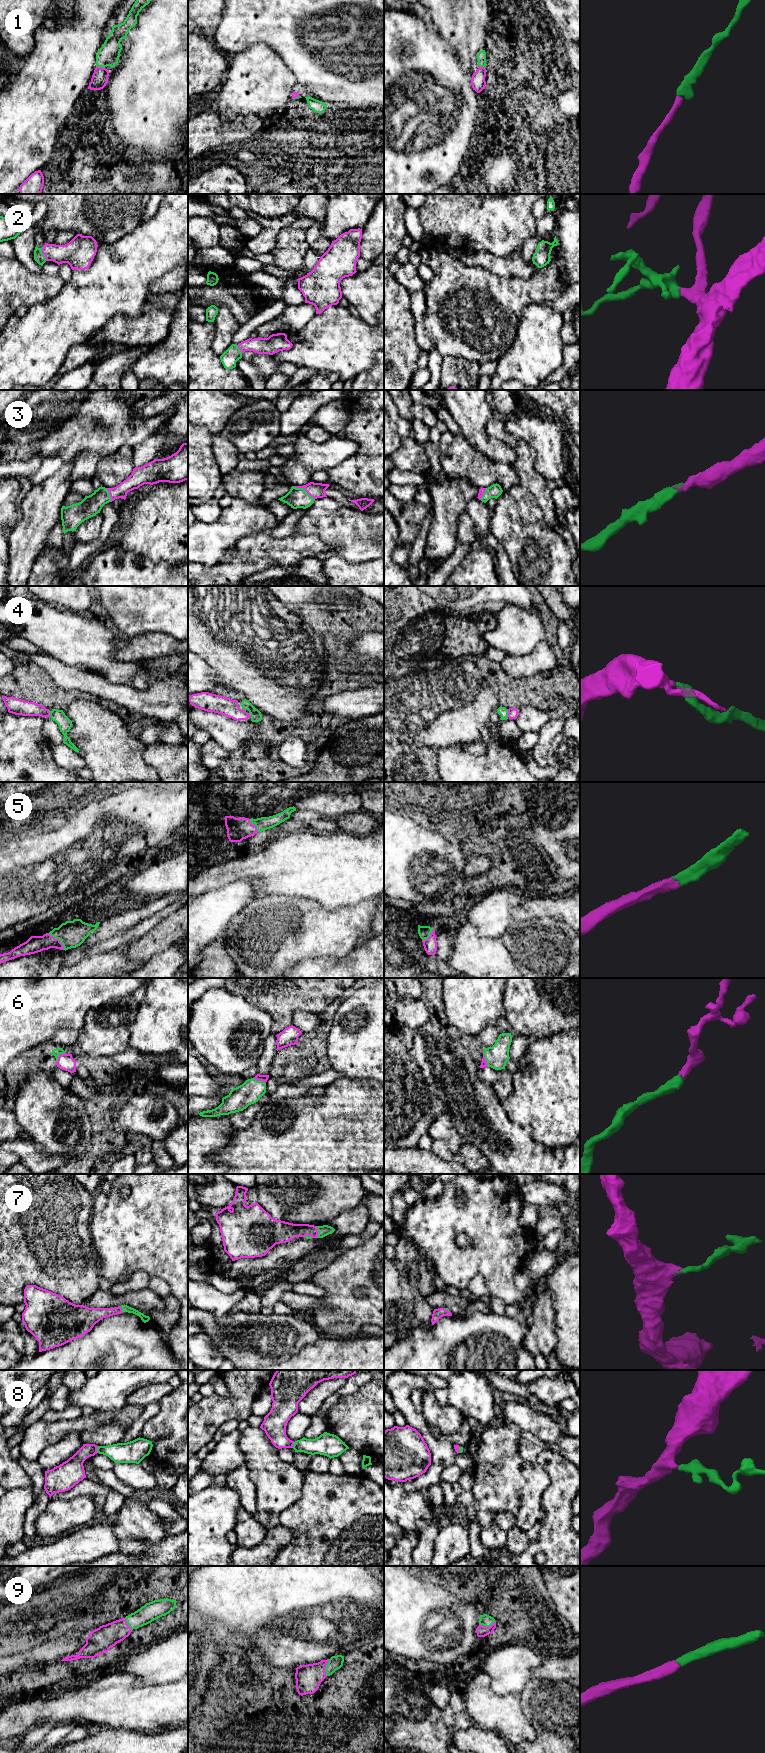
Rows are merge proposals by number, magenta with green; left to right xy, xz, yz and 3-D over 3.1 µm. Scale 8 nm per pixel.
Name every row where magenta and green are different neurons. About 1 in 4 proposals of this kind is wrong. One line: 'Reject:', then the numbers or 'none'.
Reject: none

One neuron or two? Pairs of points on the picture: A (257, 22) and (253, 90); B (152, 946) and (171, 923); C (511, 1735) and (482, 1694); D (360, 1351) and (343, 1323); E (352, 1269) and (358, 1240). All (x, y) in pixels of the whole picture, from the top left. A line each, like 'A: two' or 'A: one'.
A: two
B: one
C: one
D: two
E: two

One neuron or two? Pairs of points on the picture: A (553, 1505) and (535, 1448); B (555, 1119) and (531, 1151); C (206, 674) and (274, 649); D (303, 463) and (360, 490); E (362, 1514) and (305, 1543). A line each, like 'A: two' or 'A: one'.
A: two
B: two
C: two
D: two
E: one

